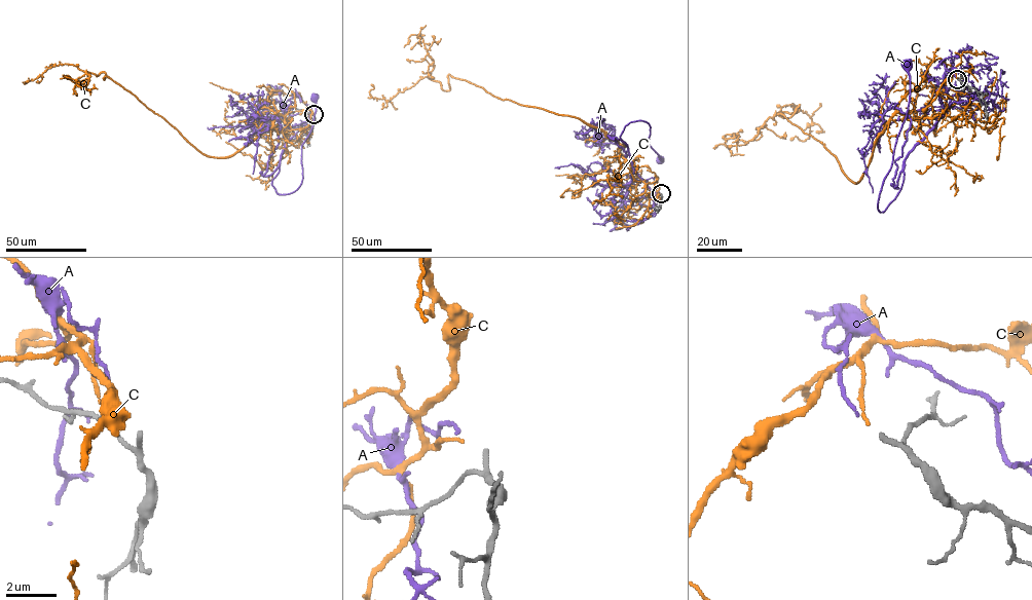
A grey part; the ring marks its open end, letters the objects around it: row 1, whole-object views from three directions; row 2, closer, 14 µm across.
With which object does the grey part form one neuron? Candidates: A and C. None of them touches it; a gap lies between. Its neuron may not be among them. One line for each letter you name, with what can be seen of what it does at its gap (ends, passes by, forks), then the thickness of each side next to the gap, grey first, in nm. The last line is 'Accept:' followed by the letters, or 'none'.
Accept: none

